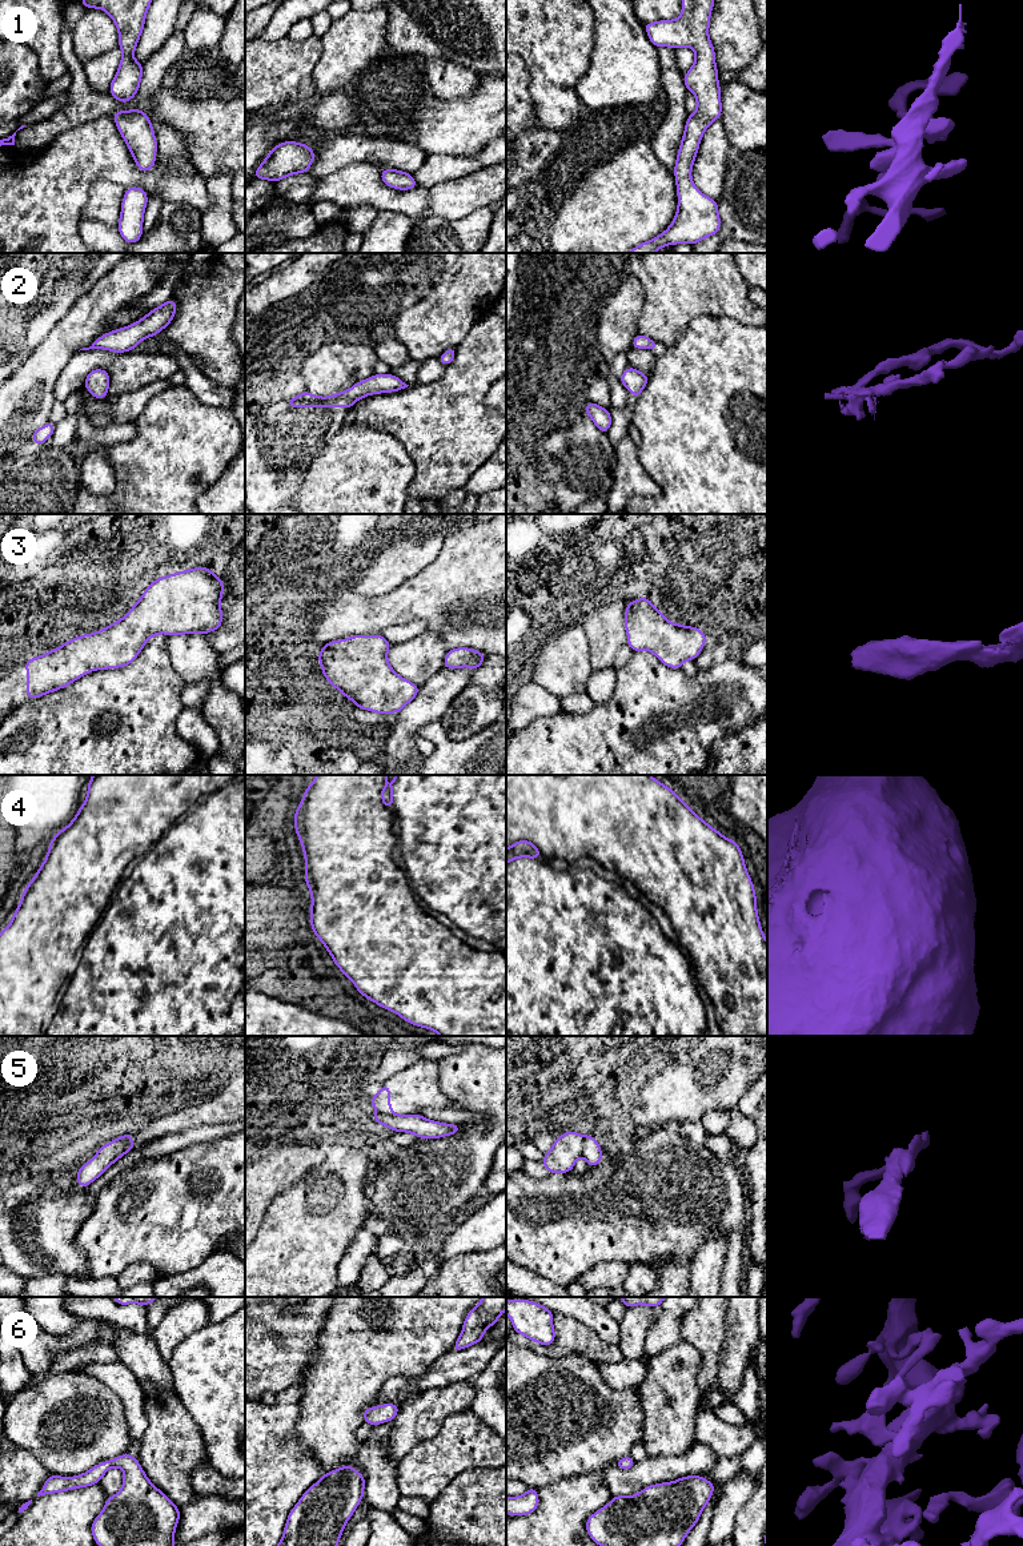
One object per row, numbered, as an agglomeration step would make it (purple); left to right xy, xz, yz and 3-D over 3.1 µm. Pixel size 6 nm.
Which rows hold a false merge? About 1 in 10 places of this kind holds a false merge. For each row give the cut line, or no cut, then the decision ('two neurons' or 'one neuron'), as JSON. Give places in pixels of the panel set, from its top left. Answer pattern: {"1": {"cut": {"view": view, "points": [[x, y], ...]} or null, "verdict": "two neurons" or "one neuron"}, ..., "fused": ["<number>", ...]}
{"1": {"cut": null, "verdict": "one neuron"}, "2": {"cut": null, "verdict": "one neuron"}, "3": {"cut": null, "verdict": "one neuron"}, "4": {"cut": null, "verdict": "one neuron"}, "5": {"cut": {"view": "yz", "points": [[584, 1136], [581, 1155]]}, "verdict": "two neurons"}, "6": {"cut": null, "verdict": "one neuron"}, "fused": ["5"]}

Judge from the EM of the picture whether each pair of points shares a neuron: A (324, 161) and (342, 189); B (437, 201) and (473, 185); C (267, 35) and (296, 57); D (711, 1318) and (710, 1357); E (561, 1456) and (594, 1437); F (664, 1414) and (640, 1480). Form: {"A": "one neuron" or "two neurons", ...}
{"A": "two neurons", "B": "one neuron", "C": "two neurons", "D": "one neuron", "E": "one neuron", "F": "two neurons"}

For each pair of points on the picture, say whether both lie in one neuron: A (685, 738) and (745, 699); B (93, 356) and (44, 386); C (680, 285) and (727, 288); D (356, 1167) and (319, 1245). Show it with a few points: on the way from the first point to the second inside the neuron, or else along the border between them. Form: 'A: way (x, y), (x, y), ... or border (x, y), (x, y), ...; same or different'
A: way (699, 723), (711, 711), (725, 711), (730, 706); same
B: border (76, 353), (71, 357), (55, 385), (55, 401); different
C: way (691, 285), (715, 286); same
D: way (357, 1187), (357, 1192), (324, 1225); same

